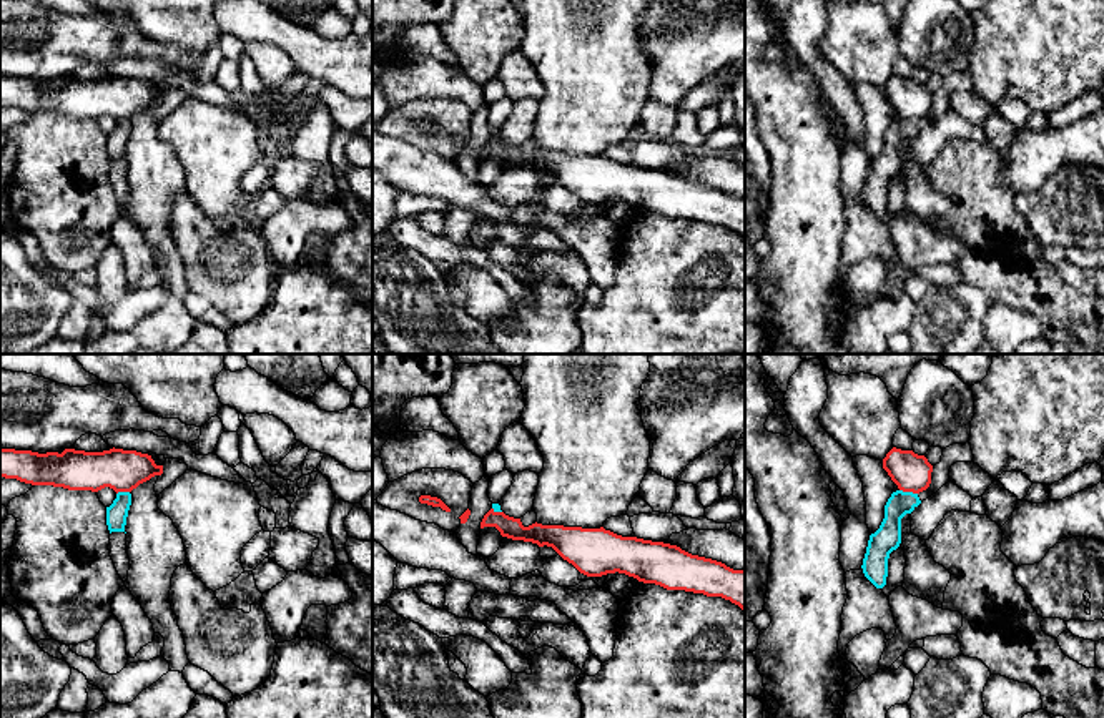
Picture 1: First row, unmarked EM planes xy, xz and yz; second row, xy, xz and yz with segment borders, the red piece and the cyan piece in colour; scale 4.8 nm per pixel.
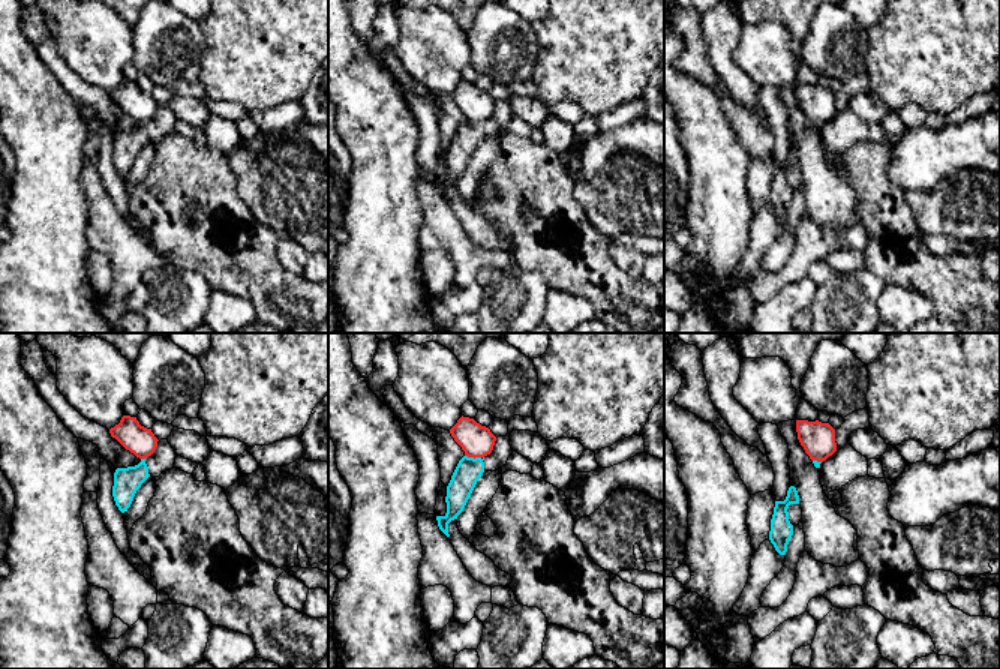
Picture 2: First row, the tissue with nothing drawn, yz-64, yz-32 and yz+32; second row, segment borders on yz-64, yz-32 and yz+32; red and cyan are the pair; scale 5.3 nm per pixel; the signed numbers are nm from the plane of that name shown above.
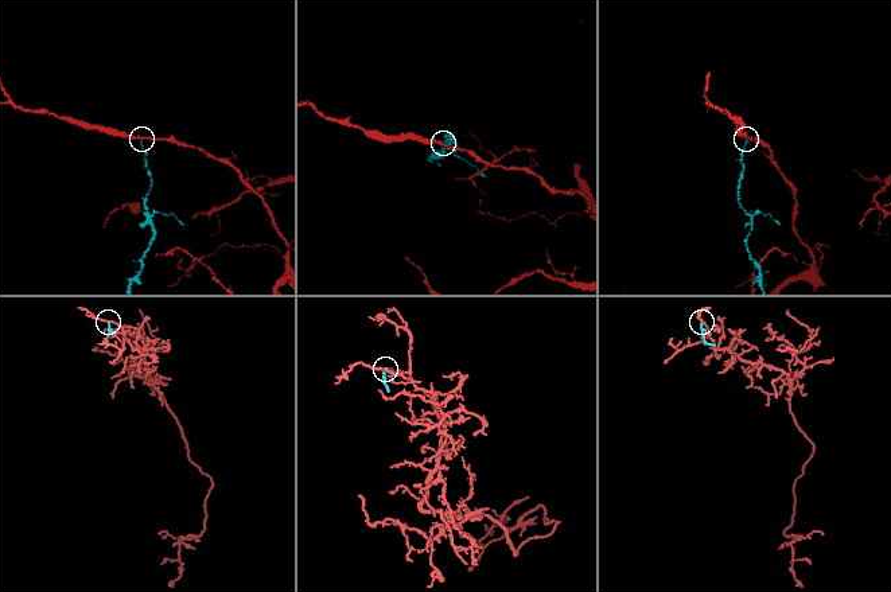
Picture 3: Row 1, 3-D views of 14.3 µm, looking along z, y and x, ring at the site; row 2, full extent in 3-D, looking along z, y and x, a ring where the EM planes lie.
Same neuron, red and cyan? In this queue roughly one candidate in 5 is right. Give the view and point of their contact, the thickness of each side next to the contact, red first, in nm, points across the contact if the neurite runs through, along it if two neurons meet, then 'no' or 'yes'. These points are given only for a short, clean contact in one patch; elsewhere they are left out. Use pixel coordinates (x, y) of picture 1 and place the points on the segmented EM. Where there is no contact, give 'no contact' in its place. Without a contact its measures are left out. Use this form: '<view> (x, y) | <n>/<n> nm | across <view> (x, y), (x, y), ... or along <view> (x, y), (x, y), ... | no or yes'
yz (908, 491) | 190/130 nm | along yz (900, 489), (916, 494) | no

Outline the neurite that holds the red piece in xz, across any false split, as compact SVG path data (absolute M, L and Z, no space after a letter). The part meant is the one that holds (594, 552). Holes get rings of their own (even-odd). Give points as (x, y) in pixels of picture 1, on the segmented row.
M494 509L484 515L481 529L484 527L495 527L502 537L512 540L552 547L587 577L619 572L667 590L722 597L745 612L745 570L692 555L677 545L622 537L604 527L582 529L537 522L524 527L520 519Z

